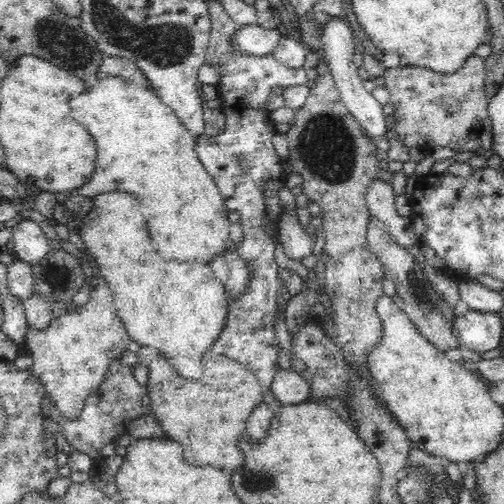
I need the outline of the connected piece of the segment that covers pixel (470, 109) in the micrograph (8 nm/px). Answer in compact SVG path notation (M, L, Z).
M470 56L454 75L443 75L408 64L400 68L387 68L383 76L386 81L384 86L389 90L389 102L395 108L394 130L405 146L420 146L428 151L441 146L456 152L491 152L491 120L484 120L489 115L489 98L483 87L486 80L485 64L486 59Z

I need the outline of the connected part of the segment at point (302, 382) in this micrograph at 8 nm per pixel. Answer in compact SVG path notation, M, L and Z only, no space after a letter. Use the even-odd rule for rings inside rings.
M277 370L273 378L272 393L280 406L303 404L311 399L308 381L293 370Z

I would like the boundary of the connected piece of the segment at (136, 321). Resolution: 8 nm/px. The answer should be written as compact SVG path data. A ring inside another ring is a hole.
M110 192L106 196L96 195L90 199L94 206L81 219L82 225L77 231L85 244L86 254L94 261L113 293L118 317L128 330L128 335L140 346L160 350L160 354L170 360L170 364L174 366L174 370L180 372L182 378L200 380L204 372L202 356L214 342L219 340L229 316L231 300L227 296L226 288L203 262L194 260L178 264L160 258L150 242L146 220L140 210L142 204L138 204L134 196L126 196L122 192Z

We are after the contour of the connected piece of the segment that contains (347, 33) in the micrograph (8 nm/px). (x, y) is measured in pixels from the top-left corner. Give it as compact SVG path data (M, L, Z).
M334 16L324 24L321 41L323 42L321 52L337 84L339 93L341 94L341 102L344 103L348 112L356 119L364 134L372 142L378 142L380 138L386 136L386 131L389 127L386 127L386 122L384 121L383 106L375 99L372 93L367 92L363 87L358 66L353 61L353 54L360 46L344 17Z

